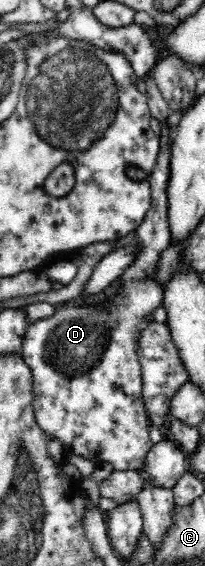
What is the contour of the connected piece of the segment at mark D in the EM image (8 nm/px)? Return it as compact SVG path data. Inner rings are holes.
M166 119L156 123L159 135L159 155L150 175L152 204L143 223L136 229L135 242L140 245L139 255L129 271L120 279L119 297L109 300L107 305L67 305L59 306L55 315L49 319L39 319L26 329L22 342L21 356L33 374L33 408L39 427L49 438L57 437L67 451L81 455L96 465L109 461L115 470L135 470L146 459L149 447L148 415L142 398L142 369L138 360L138 345L135 332L147 315L154 313L163 305L164 289L152 281L152 273L163 249L172 241L168 218L168 179L170 176L170 157L172 139Z

